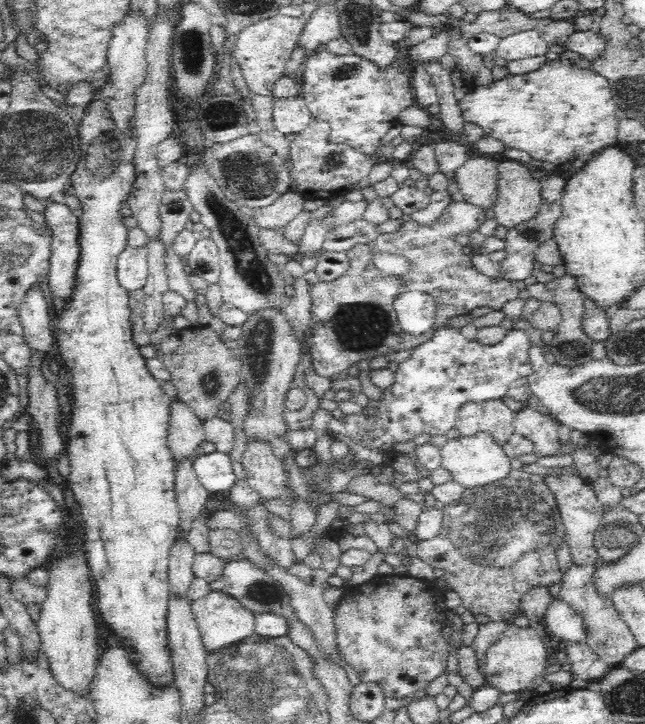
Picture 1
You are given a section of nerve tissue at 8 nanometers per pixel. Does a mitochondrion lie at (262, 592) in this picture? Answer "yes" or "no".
yes

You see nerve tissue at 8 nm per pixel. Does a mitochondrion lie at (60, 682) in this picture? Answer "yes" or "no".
no

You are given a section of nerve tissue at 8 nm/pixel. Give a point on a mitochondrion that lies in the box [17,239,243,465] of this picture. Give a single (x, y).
(209, 385)

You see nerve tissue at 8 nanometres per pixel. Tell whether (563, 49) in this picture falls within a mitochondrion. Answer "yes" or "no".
no

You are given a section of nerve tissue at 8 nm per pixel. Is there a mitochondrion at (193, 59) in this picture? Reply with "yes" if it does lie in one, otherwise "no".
yes

